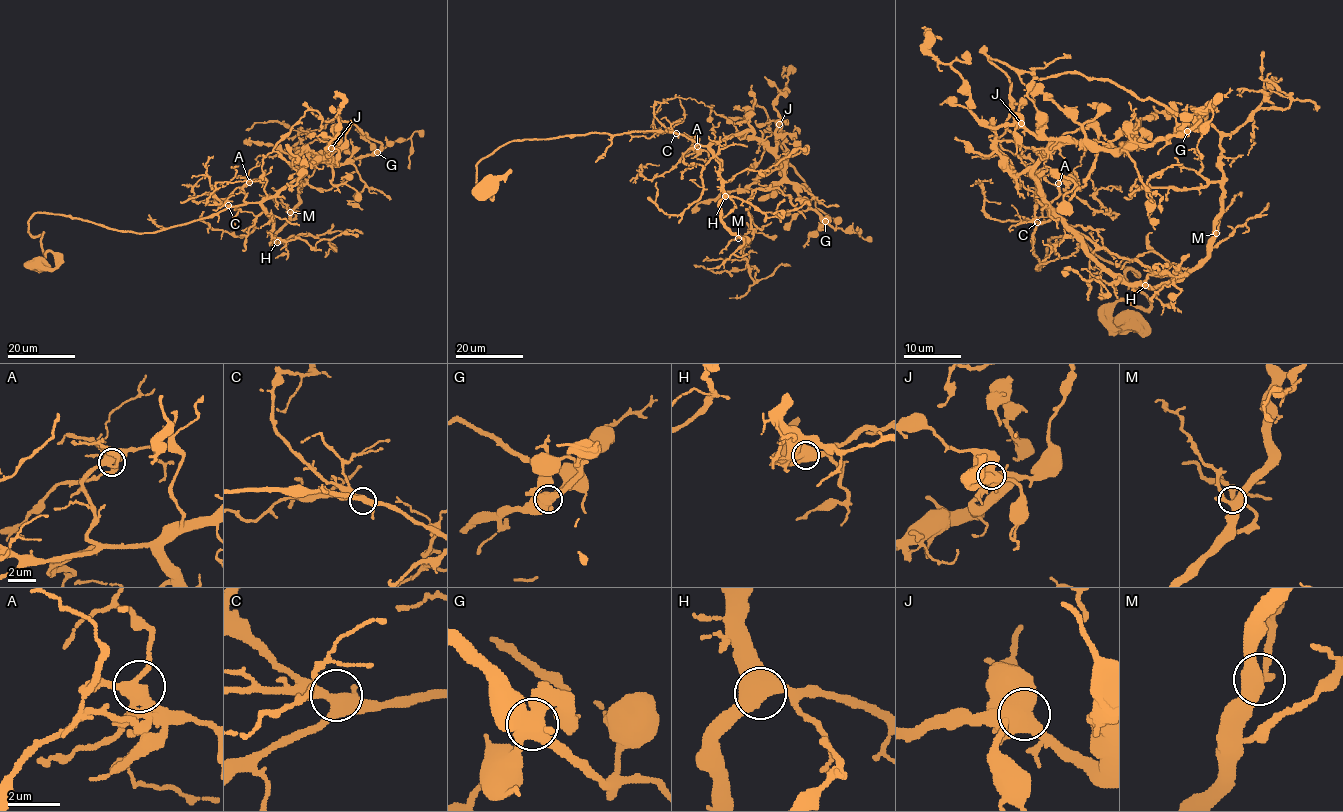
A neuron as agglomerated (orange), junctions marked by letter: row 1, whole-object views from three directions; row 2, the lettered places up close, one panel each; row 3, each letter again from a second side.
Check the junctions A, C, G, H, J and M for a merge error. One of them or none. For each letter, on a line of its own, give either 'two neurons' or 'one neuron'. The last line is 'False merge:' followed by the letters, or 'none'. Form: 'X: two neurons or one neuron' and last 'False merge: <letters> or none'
A: one neuron
C: one neuron
G: two neurons
H: one neuron
J: one neuron
M: one neuron
False merge: G

